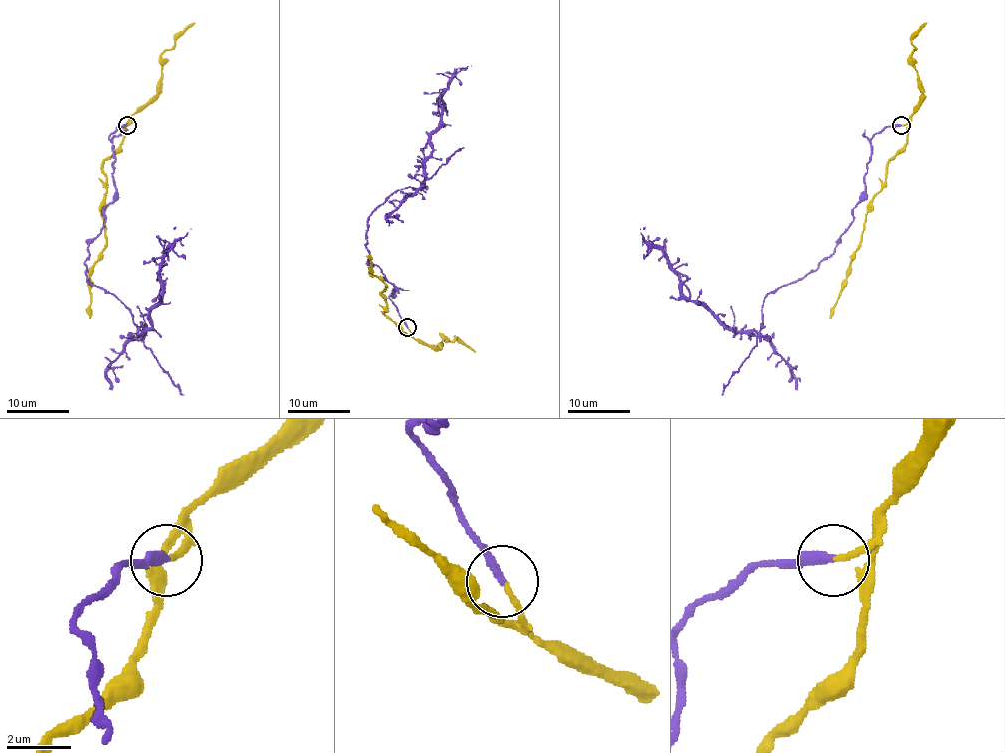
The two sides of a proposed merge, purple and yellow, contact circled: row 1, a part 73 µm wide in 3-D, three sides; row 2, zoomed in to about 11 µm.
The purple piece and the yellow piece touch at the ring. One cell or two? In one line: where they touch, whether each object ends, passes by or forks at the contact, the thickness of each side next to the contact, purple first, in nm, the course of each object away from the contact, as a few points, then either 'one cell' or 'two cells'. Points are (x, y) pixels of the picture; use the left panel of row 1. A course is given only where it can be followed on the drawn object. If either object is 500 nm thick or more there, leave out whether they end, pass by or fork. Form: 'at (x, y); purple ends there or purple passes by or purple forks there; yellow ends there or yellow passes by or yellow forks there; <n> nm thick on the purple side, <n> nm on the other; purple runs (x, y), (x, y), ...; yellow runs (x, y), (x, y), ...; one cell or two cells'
at (127, 125); purple ends there; yellow ends there; 300 nm thick on the purple side, 160 nm on the other; purple runs (126, 126), (109, 135), (115, 196), (89, 247), (89, 282), (145, 332), (162, 291), (160, 257), (190, 229); yellow runs (128, 126), (123, 141), (103, 165), (106, 198), (101, 213), (106, 246), (92, 269), (89, 318); two cells

